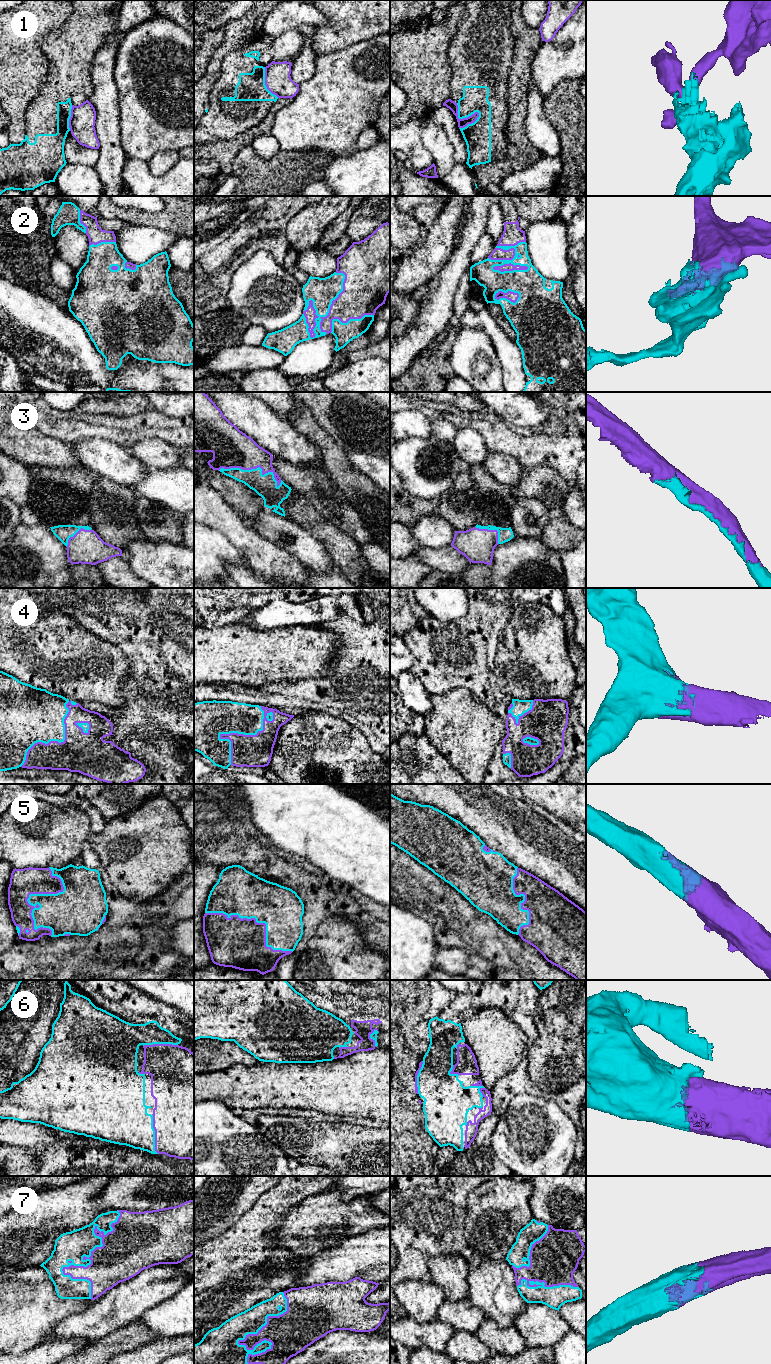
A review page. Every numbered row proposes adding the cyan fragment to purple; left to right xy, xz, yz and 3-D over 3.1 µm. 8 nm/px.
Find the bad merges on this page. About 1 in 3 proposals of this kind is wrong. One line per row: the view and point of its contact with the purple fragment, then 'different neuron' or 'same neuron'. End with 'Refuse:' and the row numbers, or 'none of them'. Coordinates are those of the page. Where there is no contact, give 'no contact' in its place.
1: meets purple in yz at (463, 118); different neuron
2: meets purple in xz at (329, 309); same neuron
3: meets purple in xz at (254, 468); same neuron
4: meets purple in xz at (233, 733); same neuron
5: meets purple in xy at (30, 893); same neuron
6: meets purple in xy at (155, 1134); same neuron
7: meets purple in xy at (91, 1262); same neuron
Refuse: 1

